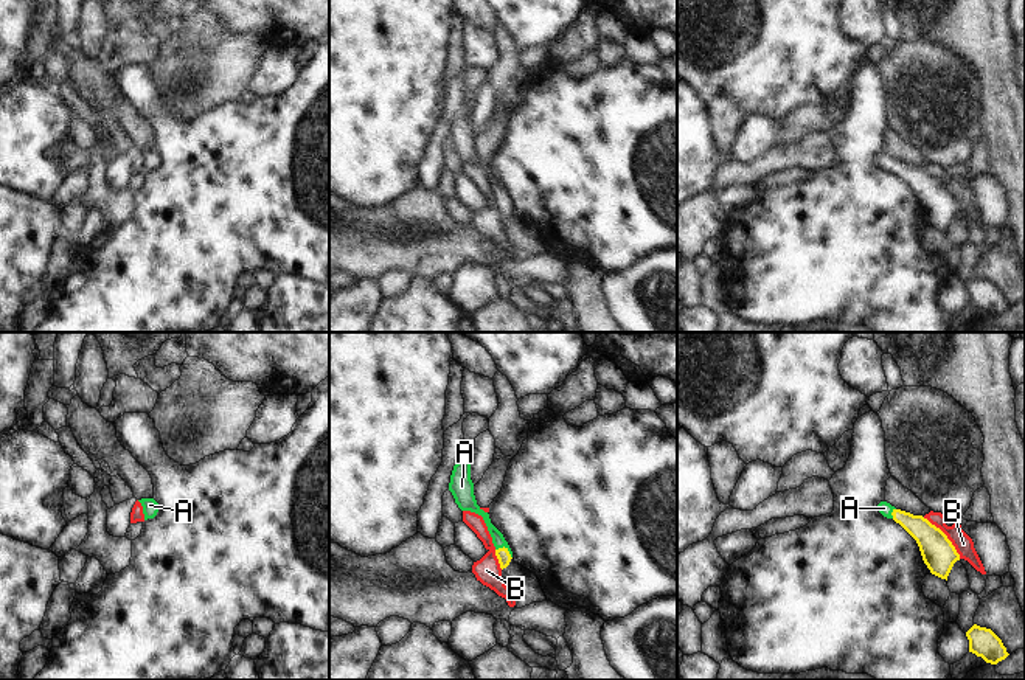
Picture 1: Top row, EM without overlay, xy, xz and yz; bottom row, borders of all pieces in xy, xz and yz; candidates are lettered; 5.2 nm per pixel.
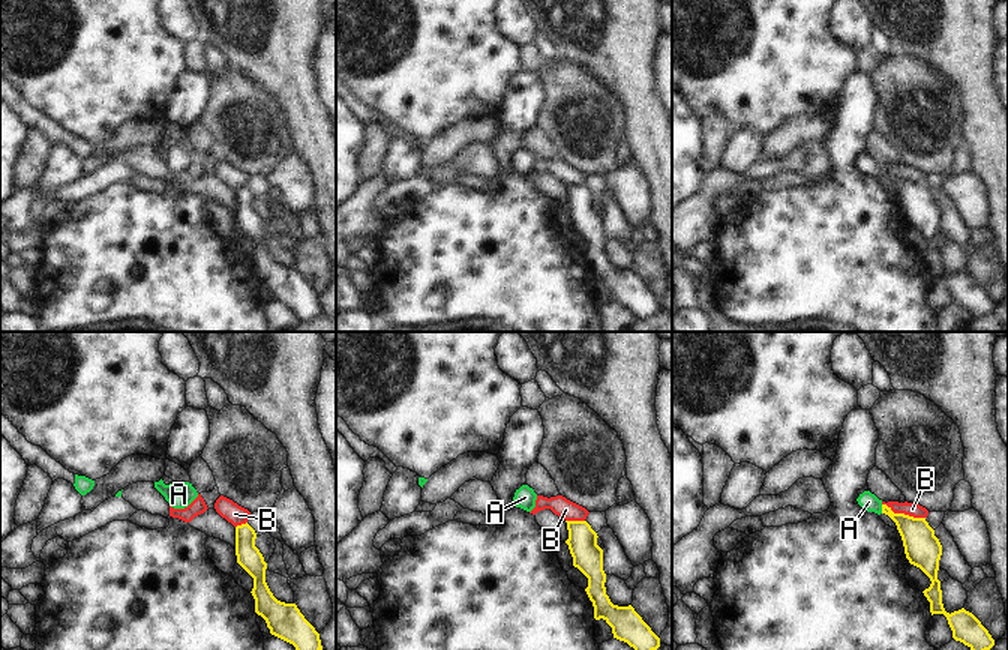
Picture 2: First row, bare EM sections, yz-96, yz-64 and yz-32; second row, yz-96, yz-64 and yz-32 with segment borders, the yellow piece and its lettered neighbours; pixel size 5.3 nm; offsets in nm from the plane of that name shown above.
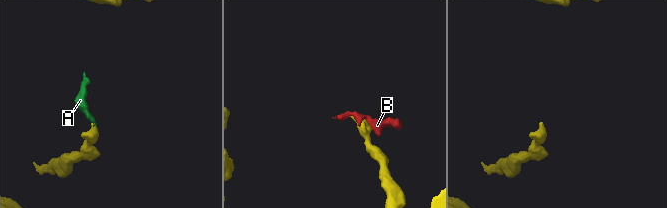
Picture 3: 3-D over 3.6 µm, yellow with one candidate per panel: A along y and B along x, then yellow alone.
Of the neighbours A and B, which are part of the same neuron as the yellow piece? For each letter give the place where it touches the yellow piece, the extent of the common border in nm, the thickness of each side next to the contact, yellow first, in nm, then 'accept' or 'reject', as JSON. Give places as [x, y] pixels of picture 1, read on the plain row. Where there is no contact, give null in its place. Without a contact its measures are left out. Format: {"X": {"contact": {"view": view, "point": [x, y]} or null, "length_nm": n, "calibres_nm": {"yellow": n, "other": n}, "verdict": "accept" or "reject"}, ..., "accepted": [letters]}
{"A": {"contact": {"view": "xz", "point": [505, 201]}, "length_nm": 100, "calibres_nm": {"yellow": 70, "other": 70}, "verdict": "accept"}, "B": {"contact": {"view": "yz", "point": [946, 188]}, "length_nm": 300, "calibres_nm": {"yellow": 170, "other": 100}, "verdict": "reject"}, "accepted": ["A"]}

